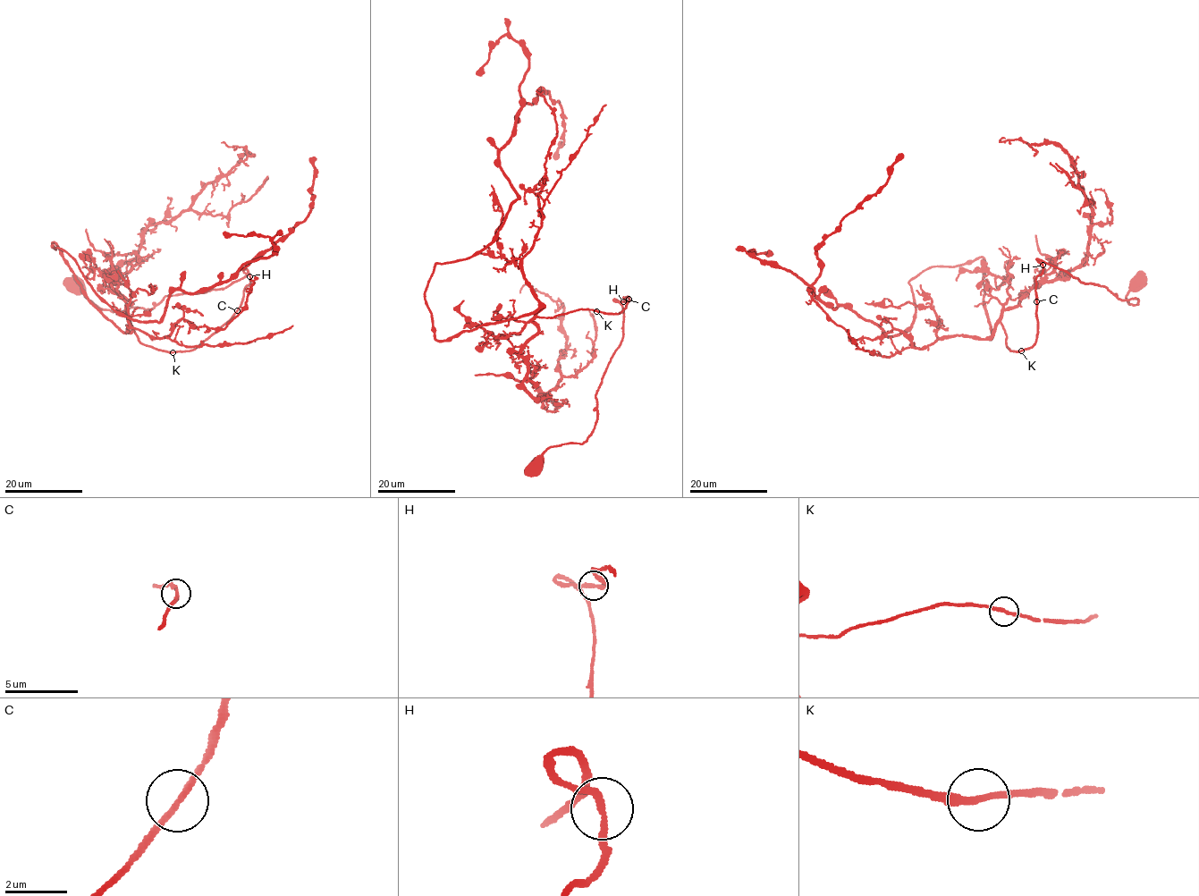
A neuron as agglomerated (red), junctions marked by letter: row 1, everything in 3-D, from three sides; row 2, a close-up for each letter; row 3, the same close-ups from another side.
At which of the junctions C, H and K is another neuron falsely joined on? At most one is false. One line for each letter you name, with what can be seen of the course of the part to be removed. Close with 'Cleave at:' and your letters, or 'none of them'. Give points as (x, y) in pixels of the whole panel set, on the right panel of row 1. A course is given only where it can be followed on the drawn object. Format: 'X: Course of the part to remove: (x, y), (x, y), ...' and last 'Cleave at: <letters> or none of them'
Cleave at: none of them

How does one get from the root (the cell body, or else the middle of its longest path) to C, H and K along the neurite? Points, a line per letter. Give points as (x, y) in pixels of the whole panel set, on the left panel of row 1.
C: (75, 285), (98, 307), (121, 312), (152, 308), (167, 296), (223, 289), (247, 269), (249, 283), (237, 310)
H: (75, 285), (98, 307), (121, 312), (152, 308), (167, 296), (223, 289), (249, 274), (245, 269), (249, 275)
K: (75, 285), (121, 312), (223, 289), (247, 269), (249, 283), (232, 316), (195, 349), (173, 351)

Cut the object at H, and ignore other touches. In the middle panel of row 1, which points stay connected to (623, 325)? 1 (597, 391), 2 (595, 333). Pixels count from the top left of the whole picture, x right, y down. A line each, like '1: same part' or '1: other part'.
1: same part
2: other part

